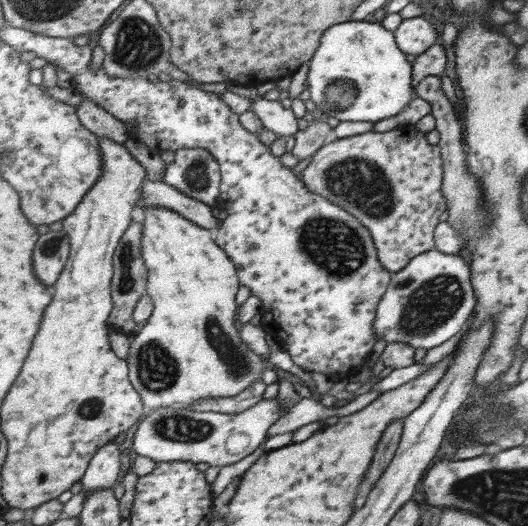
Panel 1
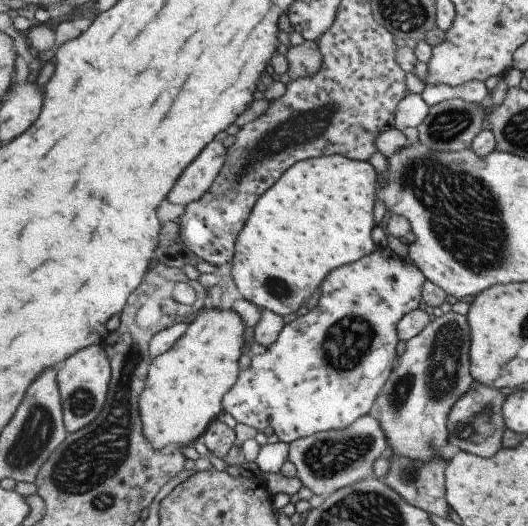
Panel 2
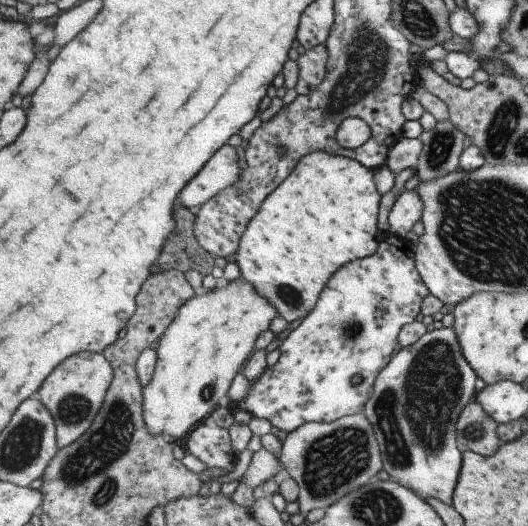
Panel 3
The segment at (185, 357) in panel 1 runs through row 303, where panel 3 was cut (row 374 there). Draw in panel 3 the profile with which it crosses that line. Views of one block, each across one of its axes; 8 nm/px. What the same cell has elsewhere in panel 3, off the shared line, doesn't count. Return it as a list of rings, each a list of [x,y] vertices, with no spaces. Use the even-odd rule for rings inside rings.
[[[244,277],[237,282],[222,280],[211,291],[198,291],[191,300],[179,308],[175,320],[161,336],[157,344],[157,364],[153,380],[144,388],[144,419],[155,434],[168,434],[174,440],[185,440],[203,420],[209,417],[224,402],[231,390],[233,378],[254,352],[255,342],[261,332],[269,330],[273,318],[279,315],[275,304],[263,298],[255,286]]]

